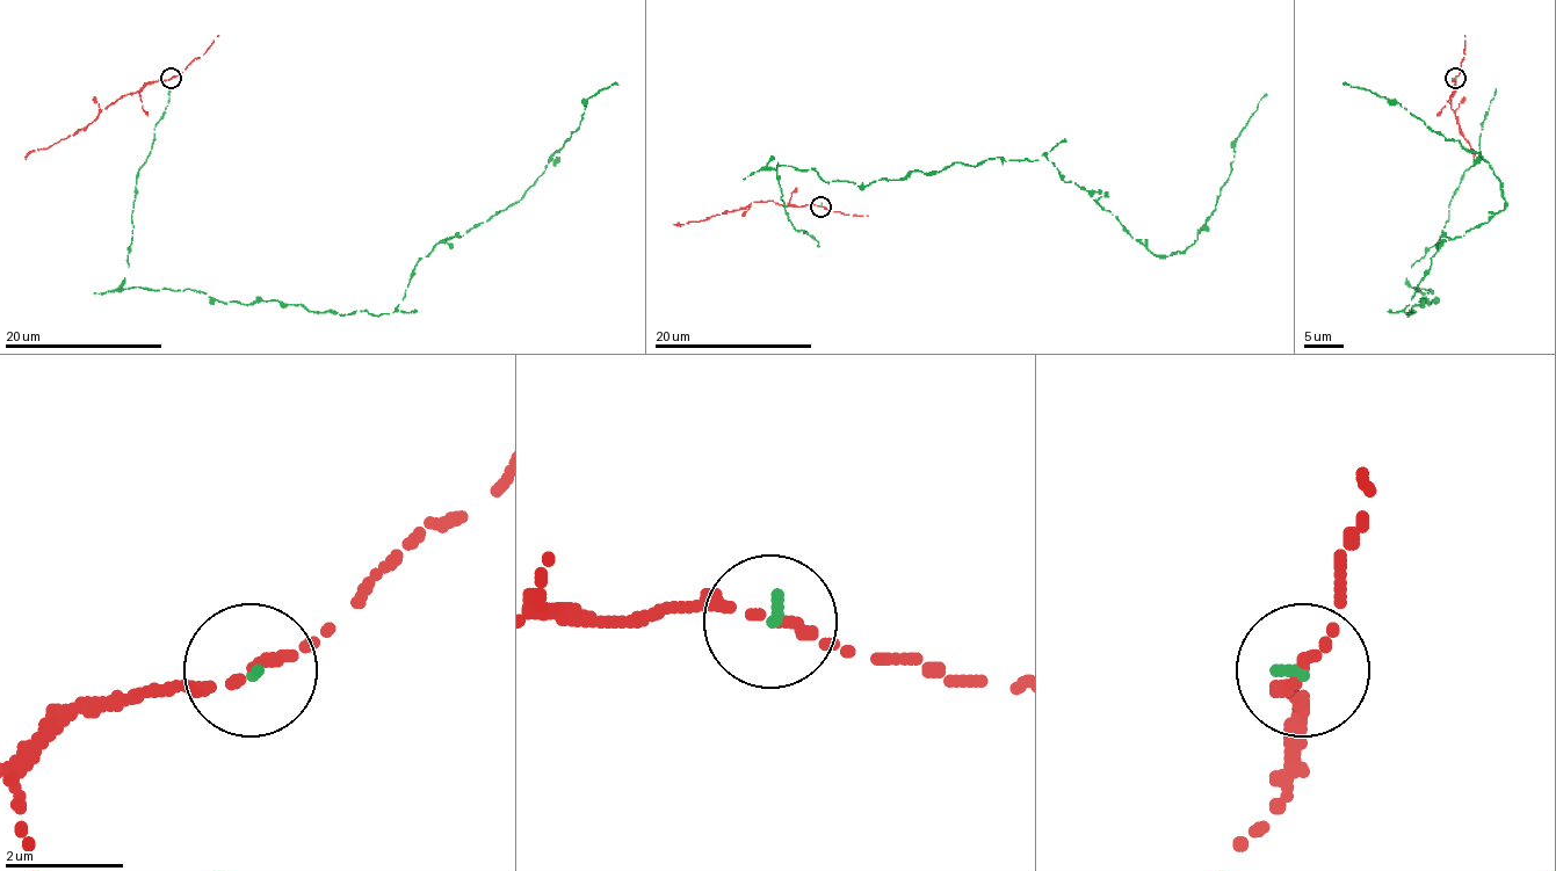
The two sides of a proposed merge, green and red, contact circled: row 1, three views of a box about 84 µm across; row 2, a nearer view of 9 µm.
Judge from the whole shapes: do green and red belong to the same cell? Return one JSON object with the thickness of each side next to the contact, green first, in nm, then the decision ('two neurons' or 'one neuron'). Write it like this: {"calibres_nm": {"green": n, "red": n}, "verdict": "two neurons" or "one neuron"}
{"calibres_nm": {"green": 130, "red": 160}, "verdict": "one neuron"}

